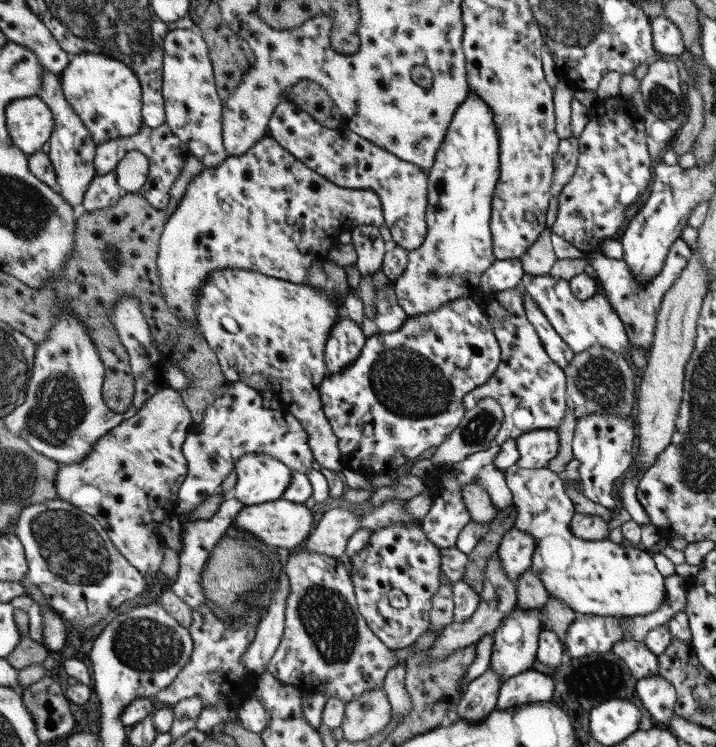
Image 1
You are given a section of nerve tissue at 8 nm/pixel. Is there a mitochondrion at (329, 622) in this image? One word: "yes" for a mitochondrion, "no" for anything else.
yes

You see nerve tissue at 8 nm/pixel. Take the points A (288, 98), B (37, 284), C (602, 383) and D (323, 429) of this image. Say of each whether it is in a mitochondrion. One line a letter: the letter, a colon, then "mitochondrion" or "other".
A: other
B: other
C: mitochondrion
D: other

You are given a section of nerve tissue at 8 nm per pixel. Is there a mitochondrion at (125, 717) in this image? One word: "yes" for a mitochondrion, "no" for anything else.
no

